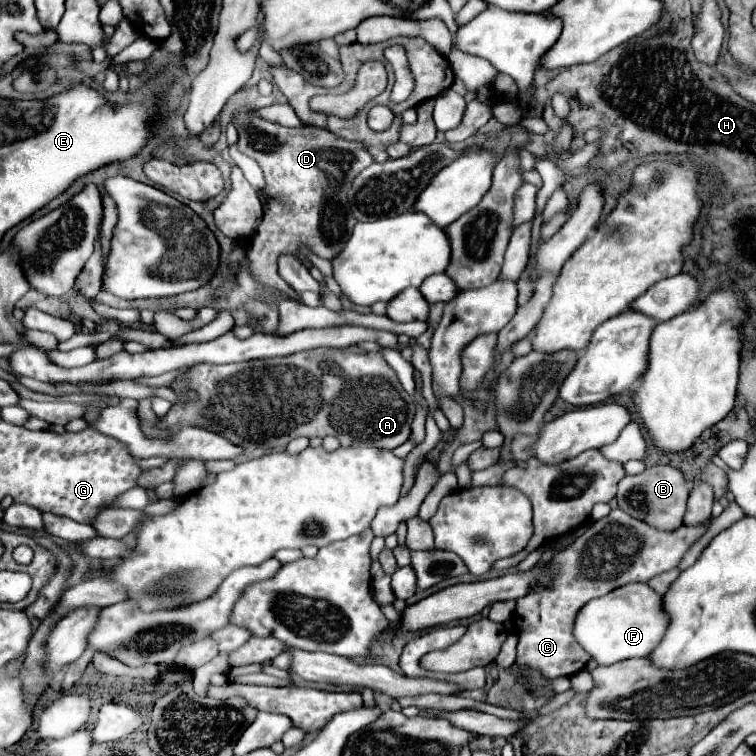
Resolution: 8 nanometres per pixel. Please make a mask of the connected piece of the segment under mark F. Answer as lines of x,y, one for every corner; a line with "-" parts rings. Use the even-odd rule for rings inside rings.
647,583
623,585
605,597
589,601
577,615
573,635
597,665
613,665
633,657
647,657
663,639
669,627
669,615
663,609
663,597

